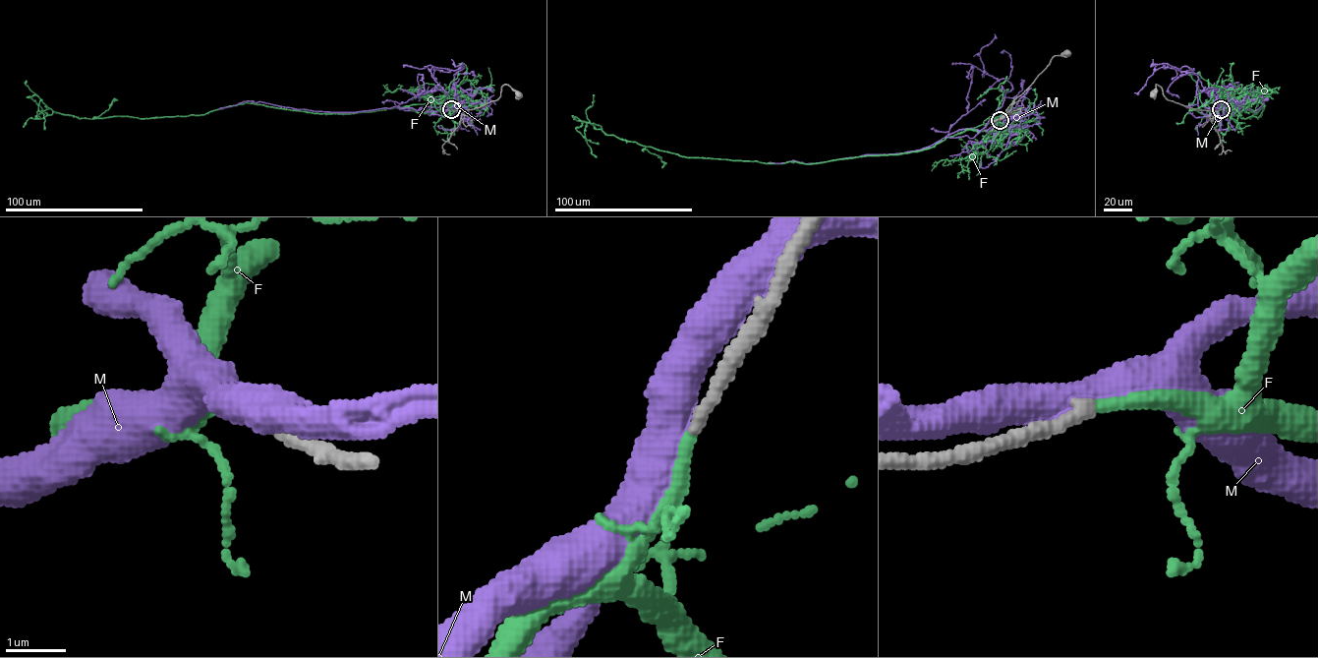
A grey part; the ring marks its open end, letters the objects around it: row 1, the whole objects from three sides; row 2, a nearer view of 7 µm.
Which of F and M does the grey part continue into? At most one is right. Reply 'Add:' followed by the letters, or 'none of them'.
Add: F

